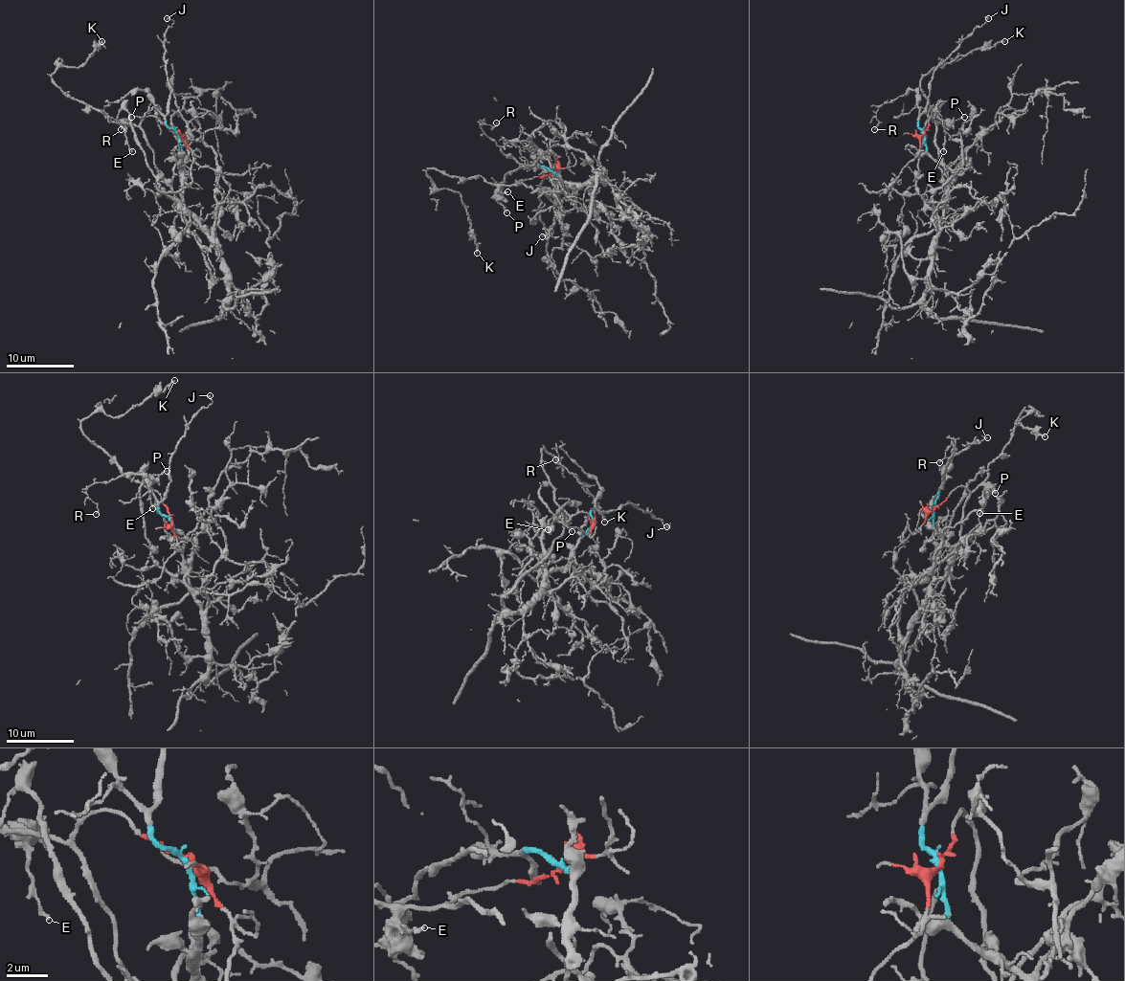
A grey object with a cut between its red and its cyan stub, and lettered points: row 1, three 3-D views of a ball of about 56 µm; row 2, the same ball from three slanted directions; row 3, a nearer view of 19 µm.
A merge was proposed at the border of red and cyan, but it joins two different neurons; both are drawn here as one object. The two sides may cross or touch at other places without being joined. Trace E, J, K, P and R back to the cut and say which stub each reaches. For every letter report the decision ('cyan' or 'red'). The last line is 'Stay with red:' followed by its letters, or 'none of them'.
E: red
J: cyan
K: red
P: red
R: cyan
Stay with red: E, K, P

